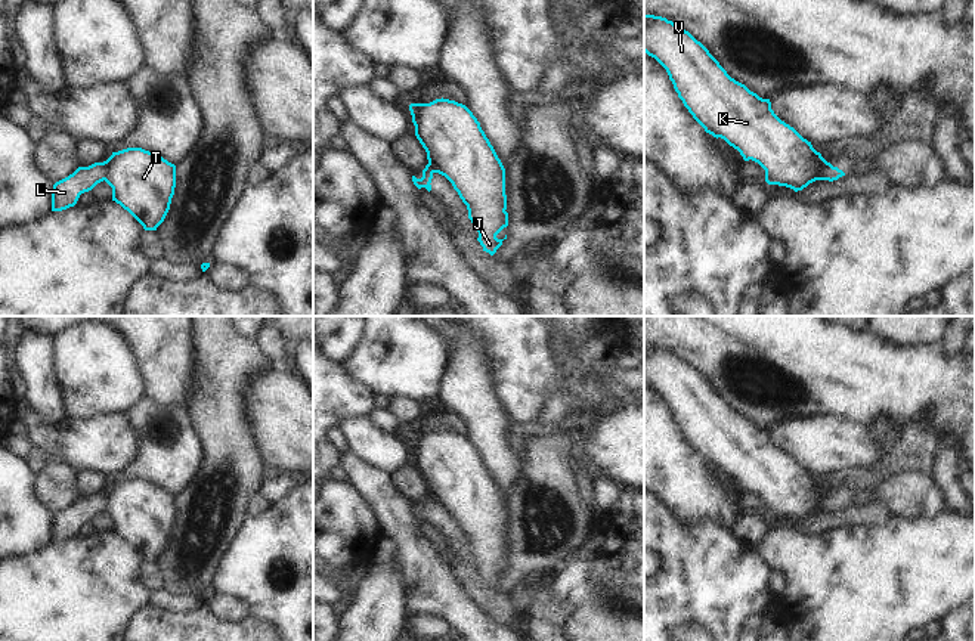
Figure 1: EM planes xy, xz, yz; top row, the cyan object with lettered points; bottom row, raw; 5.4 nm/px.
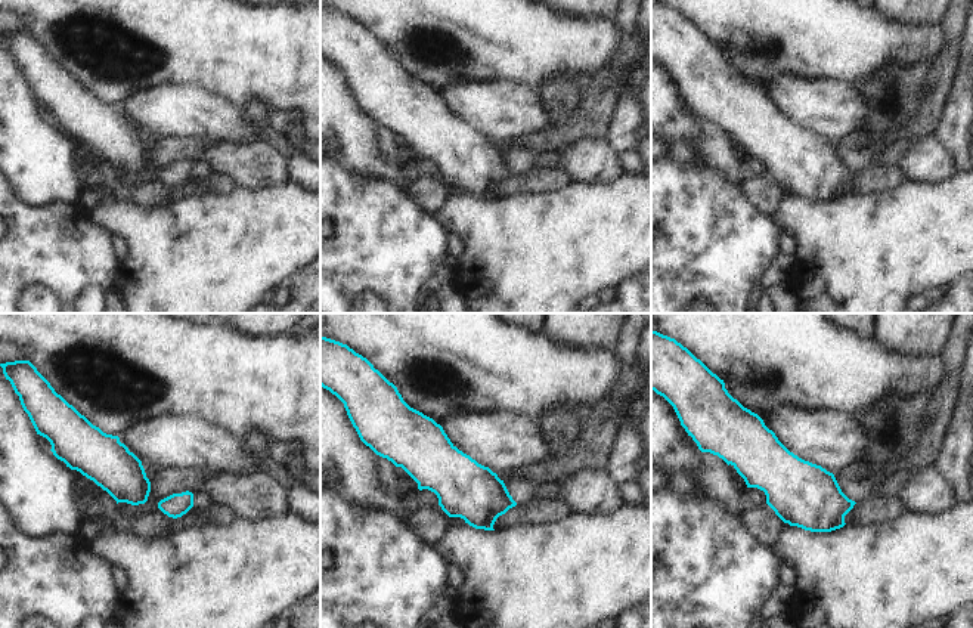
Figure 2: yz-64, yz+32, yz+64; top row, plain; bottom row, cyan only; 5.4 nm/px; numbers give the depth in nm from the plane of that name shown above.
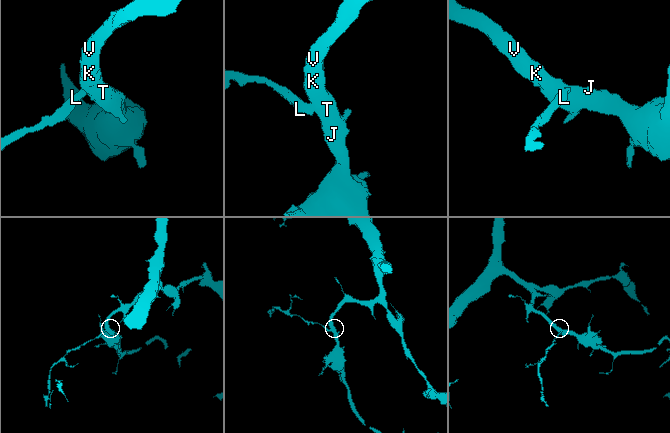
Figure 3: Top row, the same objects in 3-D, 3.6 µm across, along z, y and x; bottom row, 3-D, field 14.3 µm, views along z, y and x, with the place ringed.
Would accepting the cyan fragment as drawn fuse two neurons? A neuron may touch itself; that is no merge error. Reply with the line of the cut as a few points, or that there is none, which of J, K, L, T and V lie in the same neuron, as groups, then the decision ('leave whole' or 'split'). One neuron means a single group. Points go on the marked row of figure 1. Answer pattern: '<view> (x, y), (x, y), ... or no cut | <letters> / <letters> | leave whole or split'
xy (101, 163), (101, 172), (105, 179) | J K T V / L | split

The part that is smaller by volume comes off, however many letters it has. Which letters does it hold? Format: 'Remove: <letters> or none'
Remove: L

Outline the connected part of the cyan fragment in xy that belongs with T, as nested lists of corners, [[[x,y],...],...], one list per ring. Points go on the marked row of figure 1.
[[[127,148],[102,162],[112,201],[127,210],[145,230],[164,222],[176,188],[176,165],[142,148]]]

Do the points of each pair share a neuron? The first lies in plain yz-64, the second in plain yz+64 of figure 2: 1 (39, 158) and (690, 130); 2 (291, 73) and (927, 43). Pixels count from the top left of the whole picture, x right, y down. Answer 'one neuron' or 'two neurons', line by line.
1: one neuron
2: one neuron

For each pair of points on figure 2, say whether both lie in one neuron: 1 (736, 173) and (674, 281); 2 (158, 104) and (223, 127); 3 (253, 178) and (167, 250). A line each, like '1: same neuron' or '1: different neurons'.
1: different neurons
2: same neuron
3: different neurons

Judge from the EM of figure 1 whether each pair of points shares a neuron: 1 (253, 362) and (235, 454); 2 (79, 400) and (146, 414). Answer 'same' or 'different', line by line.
1: same
2: different

